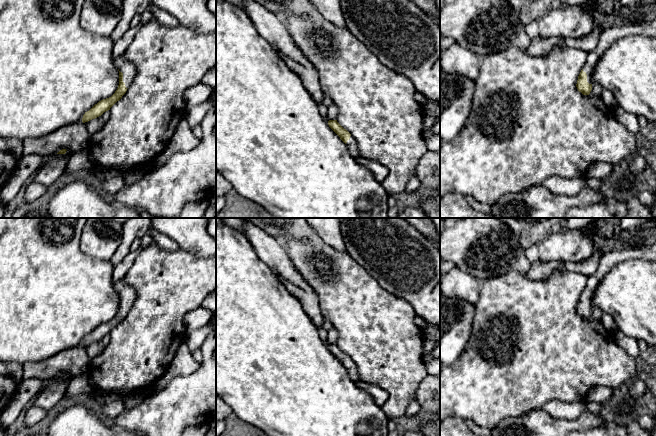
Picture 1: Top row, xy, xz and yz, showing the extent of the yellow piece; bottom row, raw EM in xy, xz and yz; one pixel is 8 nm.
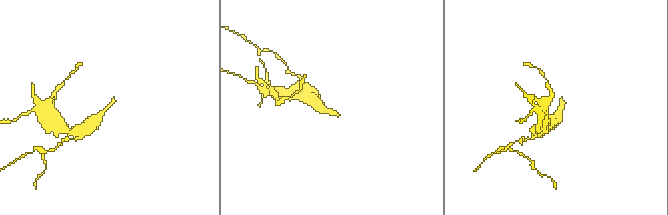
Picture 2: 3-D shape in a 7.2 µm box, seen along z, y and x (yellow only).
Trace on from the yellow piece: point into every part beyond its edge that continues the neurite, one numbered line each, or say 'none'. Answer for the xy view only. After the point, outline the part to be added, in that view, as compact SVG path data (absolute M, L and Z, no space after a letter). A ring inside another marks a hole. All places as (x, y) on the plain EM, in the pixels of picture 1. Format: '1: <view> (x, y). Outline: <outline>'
1: xy (129, 295). Outline: M123 278L114 282L114 288L116 292L123 297L123 306L126 312L129 312L136 299L136 292L125 283Z

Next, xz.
1: xz (352, 370). Outline: M352 359L350 360L350 363L347 365L346 369L352 381L354 381L355 383L361 381L357 366Z

